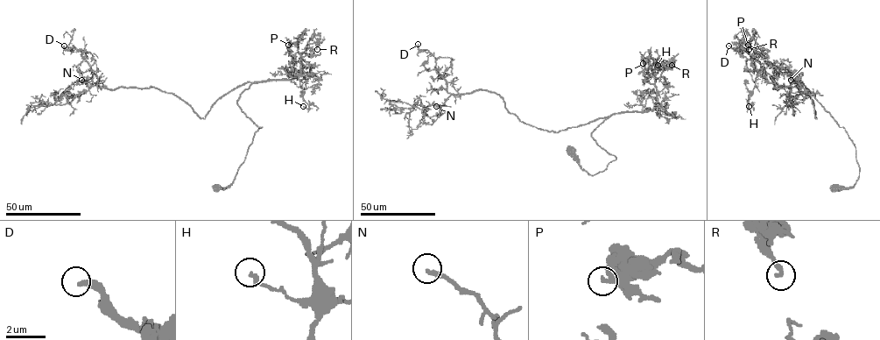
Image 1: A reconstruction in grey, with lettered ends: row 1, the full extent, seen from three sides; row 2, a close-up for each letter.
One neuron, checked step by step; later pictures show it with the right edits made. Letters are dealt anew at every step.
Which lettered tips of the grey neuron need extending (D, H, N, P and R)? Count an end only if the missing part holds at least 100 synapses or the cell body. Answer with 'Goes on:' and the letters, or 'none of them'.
Goes on: D

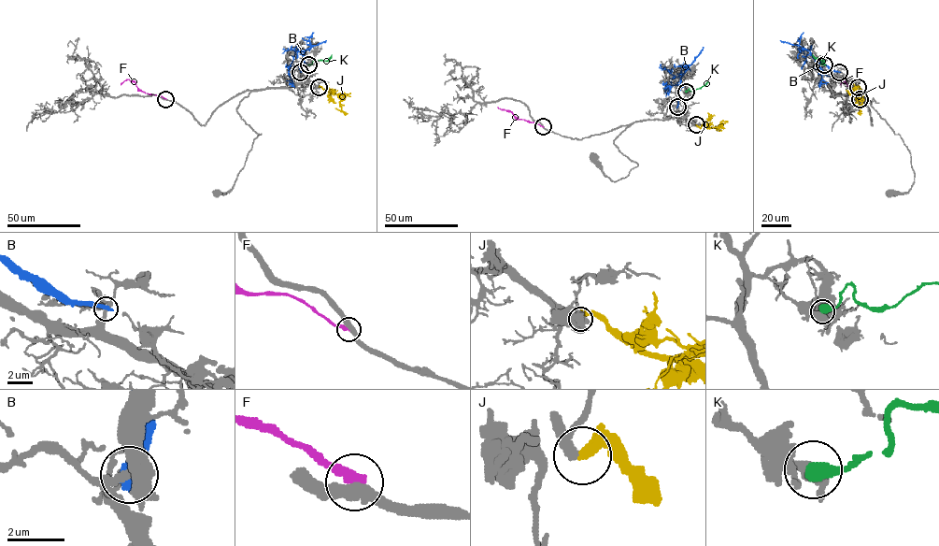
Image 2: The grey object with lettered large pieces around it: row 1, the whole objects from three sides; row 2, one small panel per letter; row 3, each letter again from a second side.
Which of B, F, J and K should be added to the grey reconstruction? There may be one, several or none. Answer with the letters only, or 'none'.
J

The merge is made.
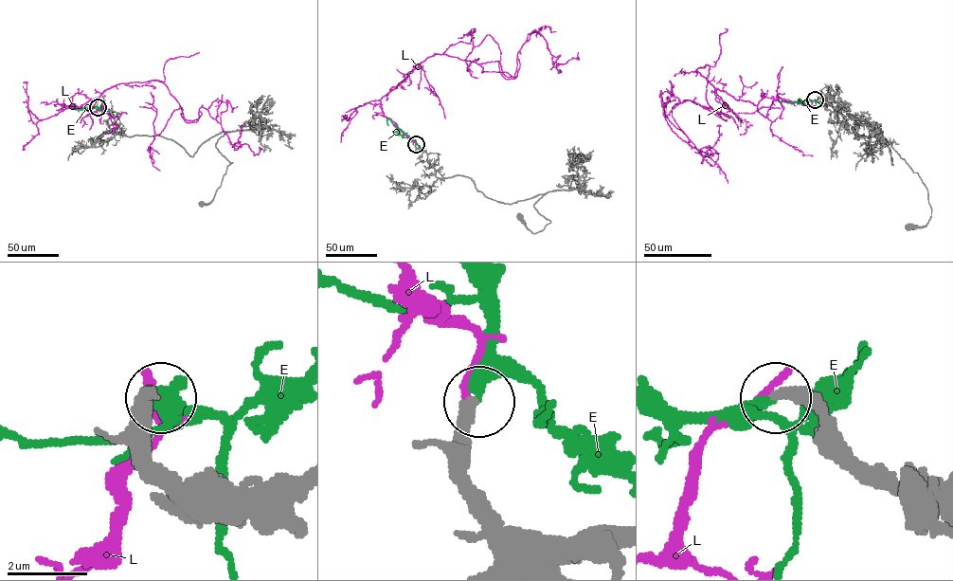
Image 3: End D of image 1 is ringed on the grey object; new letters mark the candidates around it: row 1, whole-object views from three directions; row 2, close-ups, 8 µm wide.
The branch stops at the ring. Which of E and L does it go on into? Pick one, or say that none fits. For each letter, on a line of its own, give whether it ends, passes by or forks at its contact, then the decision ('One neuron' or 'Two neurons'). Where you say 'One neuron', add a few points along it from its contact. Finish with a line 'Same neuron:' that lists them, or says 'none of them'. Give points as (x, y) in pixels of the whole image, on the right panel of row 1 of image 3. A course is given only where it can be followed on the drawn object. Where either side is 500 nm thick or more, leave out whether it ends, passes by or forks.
E: It ends there. One neuron. Its course: (815, 99), (809, 99), (803, 103), (782, 101), (790, 100)
L: It ends there. Two neurons
Same neuron: E

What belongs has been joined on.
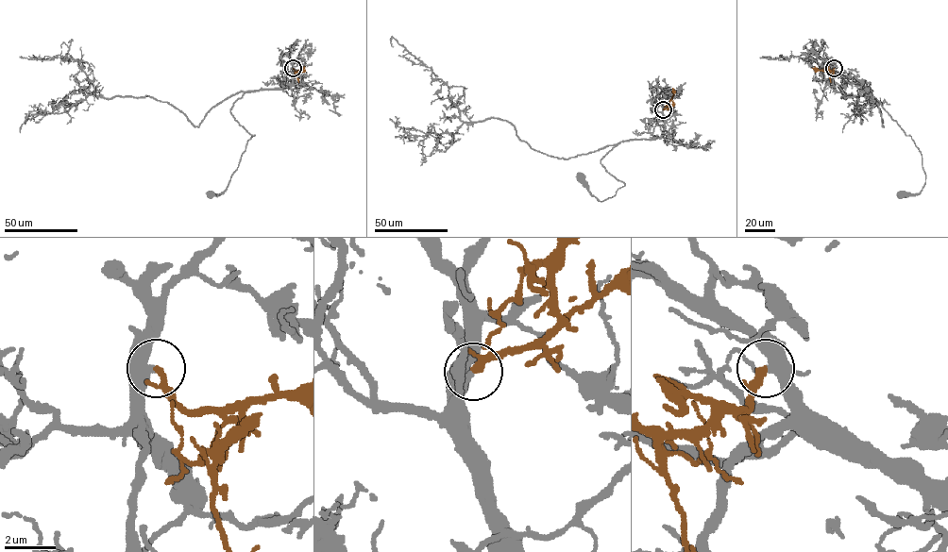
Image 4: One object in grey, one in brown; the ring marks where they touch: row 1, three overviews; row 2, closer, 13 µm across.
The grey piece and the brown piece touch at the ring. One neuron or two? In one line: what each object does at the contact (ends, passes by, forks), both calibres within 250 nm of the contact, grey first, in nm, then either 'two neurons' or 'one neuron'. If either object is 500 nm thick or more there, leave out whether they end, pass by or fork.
grey ends | brown passes by | 440/200 nm | one neuron

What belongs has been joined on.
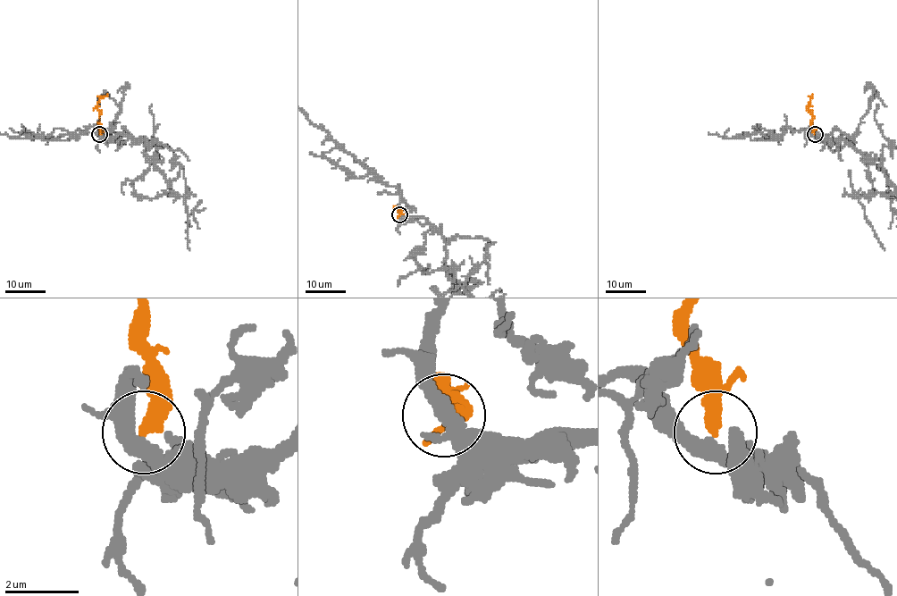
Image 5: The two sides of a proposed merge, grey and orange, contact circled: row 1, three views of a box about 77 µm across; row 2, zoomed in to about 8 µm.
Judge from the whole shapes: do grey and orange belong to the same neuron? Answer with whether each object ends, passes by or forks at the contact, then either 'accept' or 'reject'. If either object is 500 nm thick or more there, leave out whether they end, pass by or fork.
grey forks there; orange ends there; reject

